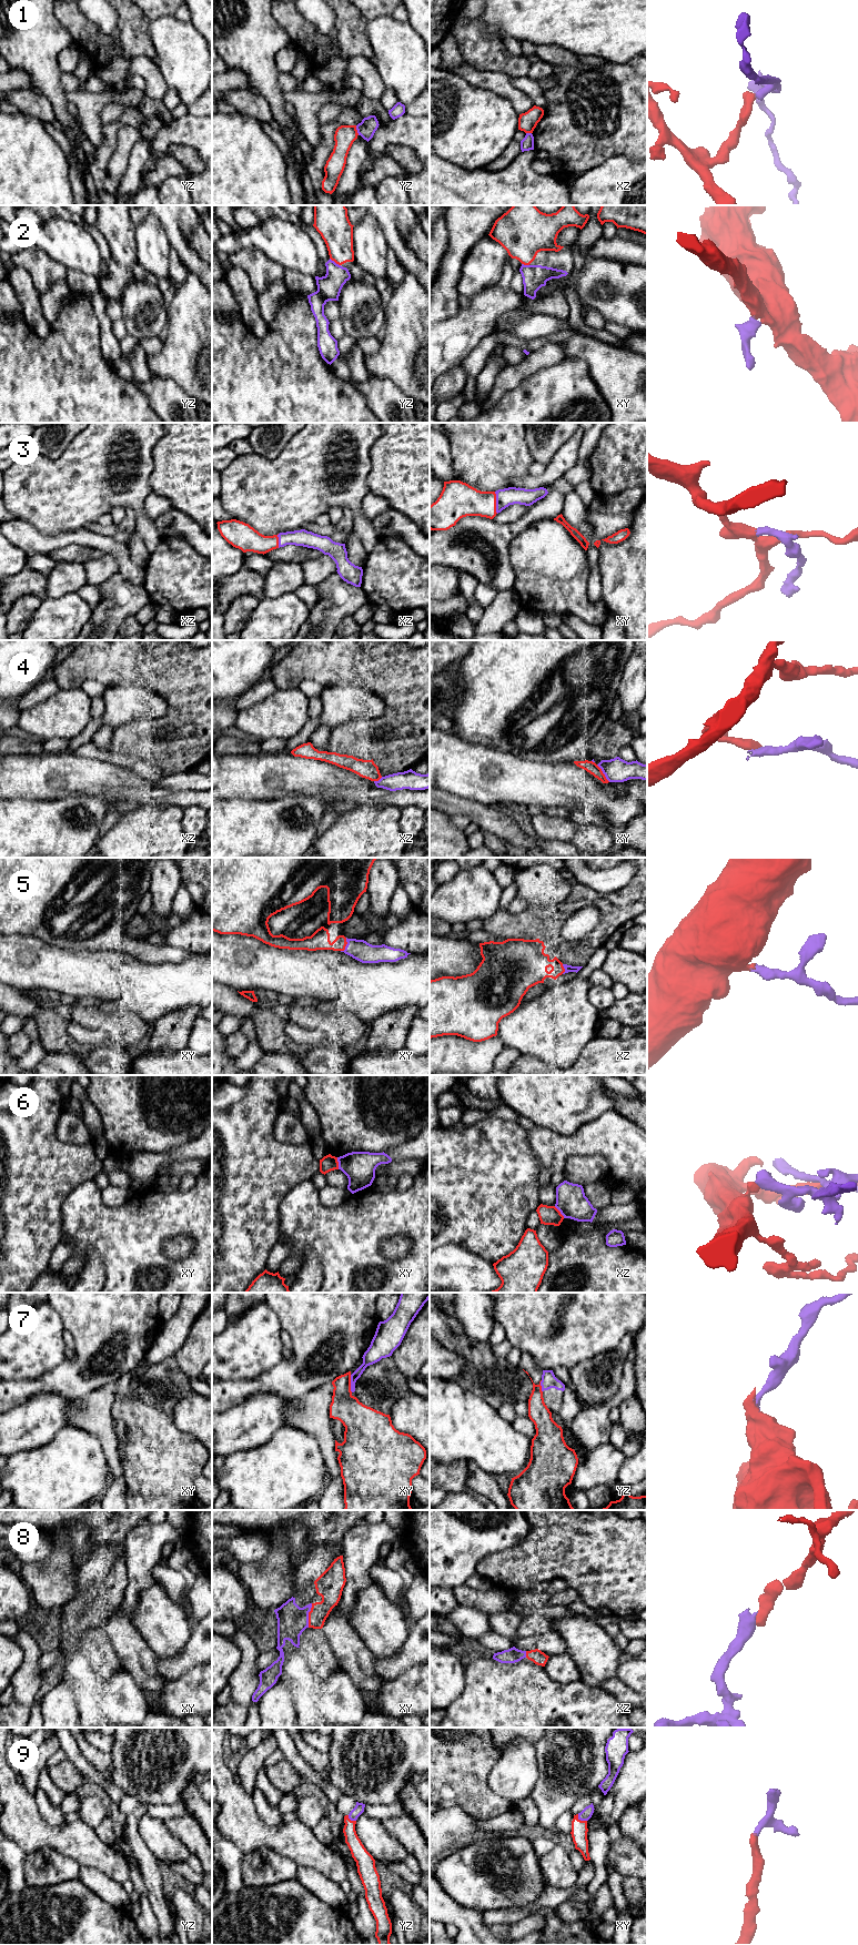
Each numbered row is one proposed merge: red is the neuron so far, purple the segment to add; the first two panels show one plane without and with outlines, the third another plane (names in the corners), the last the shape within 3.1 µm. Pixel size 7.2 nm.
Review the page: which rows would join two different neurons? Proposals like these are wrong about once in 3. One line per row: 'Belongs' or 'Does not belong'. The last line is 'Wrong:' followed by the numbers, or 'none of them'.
1: Does not belong
2: Belongs
3: Belongs
4: Does not belong
5: Belongs
6: Does not belong
7: Does not belong
8: Belongs
9: Belongs
Wrong: 1, 4, 6, 7

